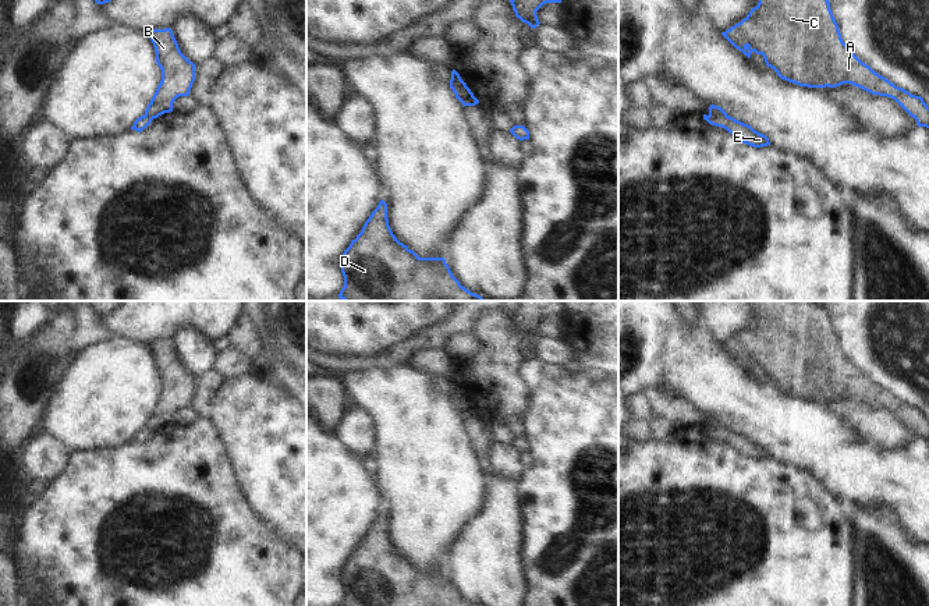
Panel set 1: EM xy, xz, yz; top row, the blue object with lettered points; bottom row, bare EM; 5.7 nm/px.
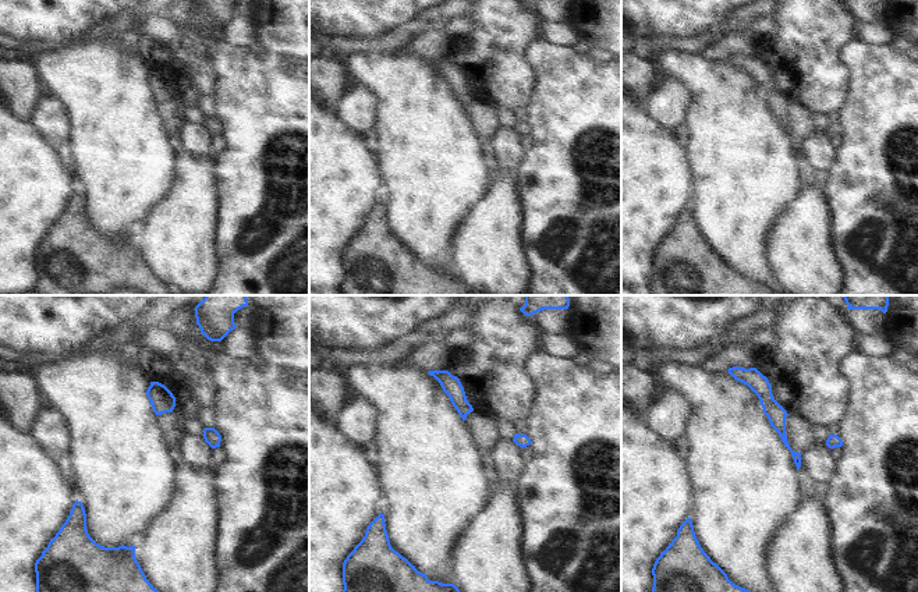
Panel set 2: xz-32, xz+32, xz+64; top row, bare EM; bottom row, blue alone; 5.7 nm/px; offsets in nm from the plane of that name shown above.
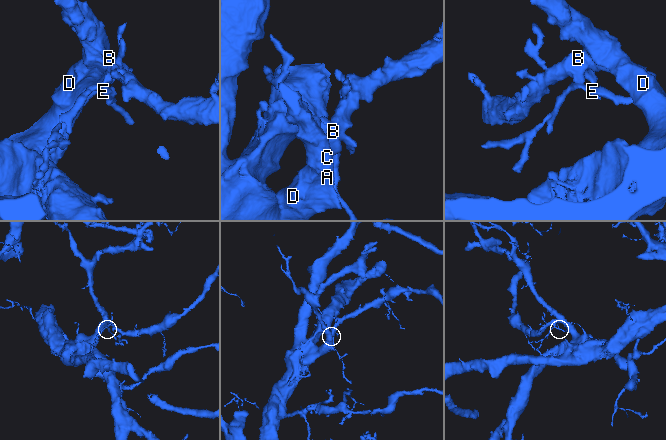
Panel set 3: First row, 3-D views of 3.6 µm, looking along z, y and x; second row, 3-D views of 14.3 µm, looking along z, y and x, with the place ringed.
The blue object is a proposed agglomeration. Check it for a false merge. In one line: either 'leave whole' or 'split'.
split

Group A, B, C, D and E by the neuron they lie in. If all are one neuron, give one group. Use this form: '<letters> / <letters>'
A B C D / E

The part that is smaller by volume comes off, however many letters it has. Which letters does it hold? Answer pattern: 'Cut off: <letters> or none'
Cut off: E

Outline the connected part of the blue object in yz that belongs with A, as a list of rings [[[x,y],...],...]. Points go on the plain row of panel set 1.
[[[752,301],[759,315],[738,336],[721,344],[721,347],[748,371],[751,365],[762,366],[767,379],[773,380],[781,391],[808,400],[836,400],[851,396],[872,407],[894,411],[911,429],[918,439],[929,440],[929,419],[921,408],[911,407],[908,403],[896,398],[884,389],[875,384],[862,375],[843,354],[838,337],[830,322],[826,308],[815,305],[812,301]]]

